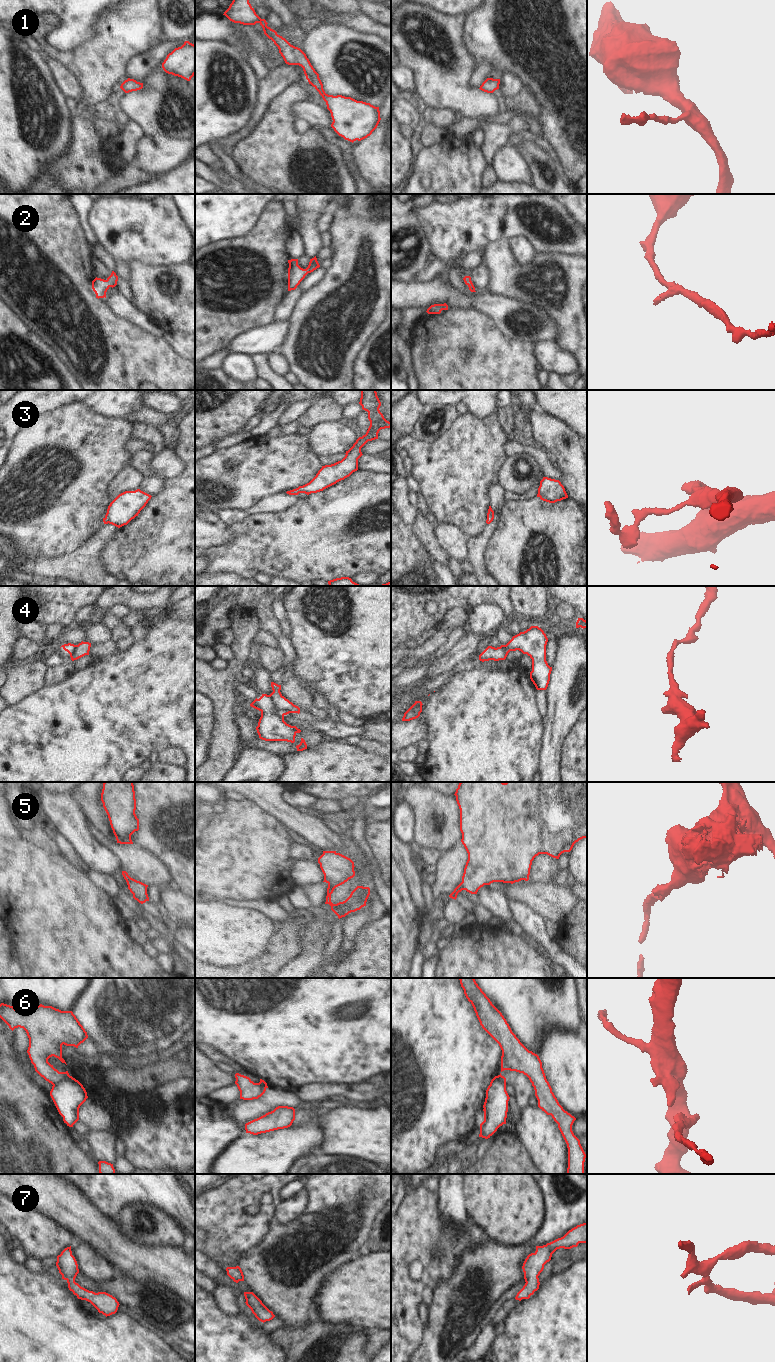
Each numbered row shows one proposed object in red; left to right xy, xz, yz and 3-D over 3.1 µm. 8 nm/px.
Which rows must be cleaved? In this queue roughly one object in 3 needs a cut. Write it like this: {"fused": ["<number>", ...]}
{"fused": ["4", "6"]}

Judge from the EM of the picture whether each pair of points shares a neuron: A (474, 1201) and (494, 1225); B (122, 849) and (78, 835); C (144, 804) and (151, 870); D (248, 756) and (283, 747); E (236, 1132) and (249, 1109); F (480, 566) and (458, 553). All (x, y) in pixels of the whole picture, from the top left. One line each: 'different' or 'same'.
A: same
B: different
C: different
D: different
E: different
F: different

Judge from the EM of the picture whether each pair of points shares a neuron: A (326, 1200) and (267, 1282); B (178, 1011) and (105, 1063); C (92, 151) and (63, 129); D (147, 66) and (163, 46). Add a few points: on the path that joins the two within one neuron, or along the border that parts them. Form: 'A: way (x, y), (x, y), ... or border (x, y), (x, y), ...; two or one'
A: way (366, 1197), (363, 1227), (349, 1252), (313, 1276); one
B: border (101, 1049), (112, 1051), (119, 1056); two
C: border (74, 115), (72, 120), (71, 147), (60, 157); two
D: way (150, 61), (160, 51); one

